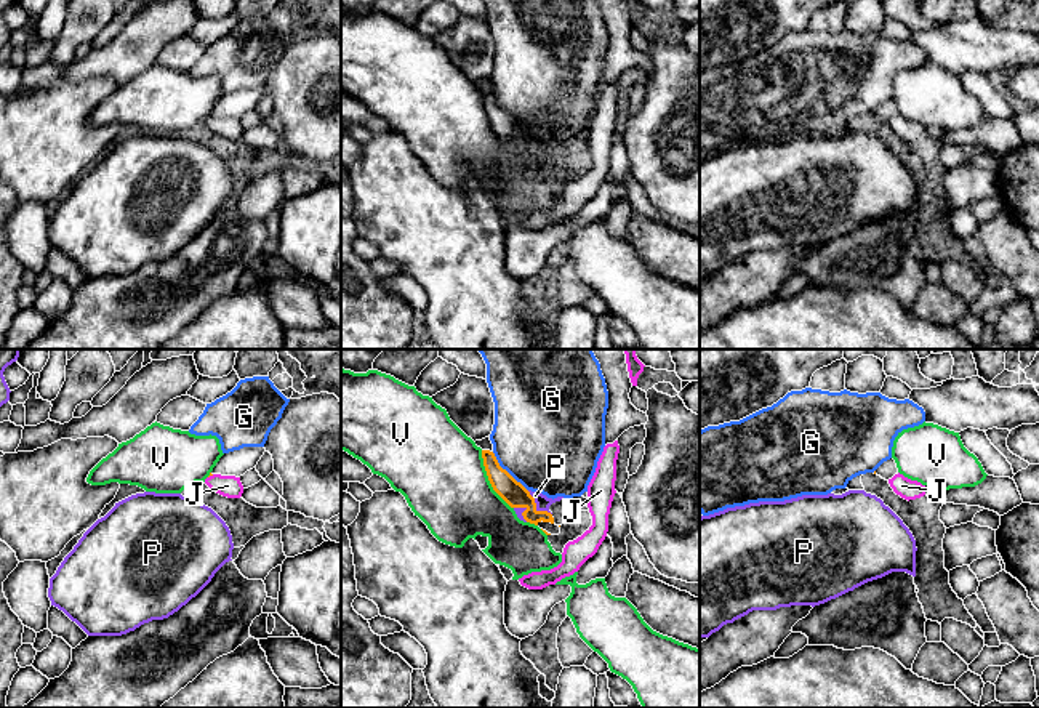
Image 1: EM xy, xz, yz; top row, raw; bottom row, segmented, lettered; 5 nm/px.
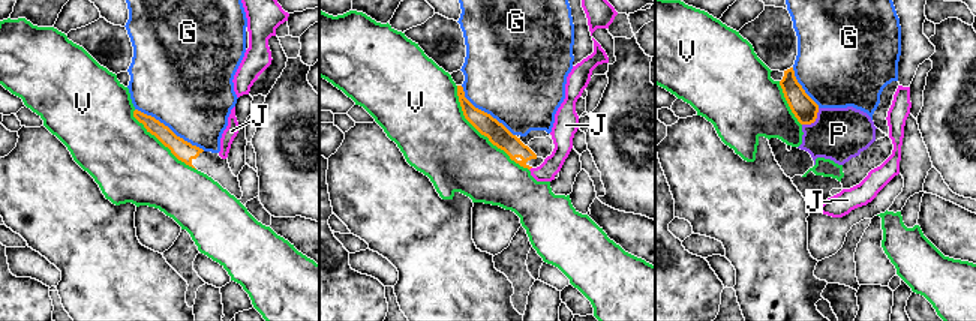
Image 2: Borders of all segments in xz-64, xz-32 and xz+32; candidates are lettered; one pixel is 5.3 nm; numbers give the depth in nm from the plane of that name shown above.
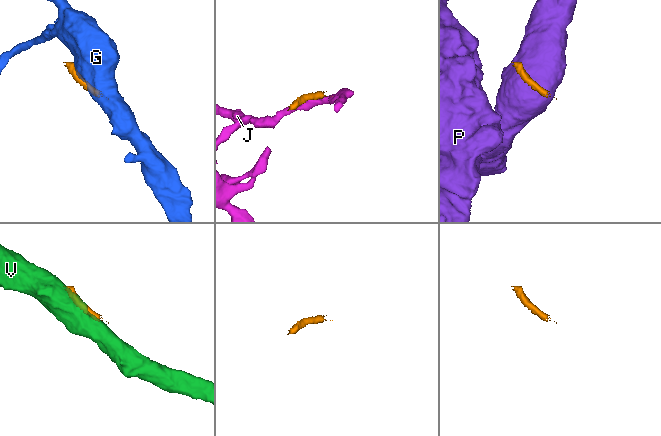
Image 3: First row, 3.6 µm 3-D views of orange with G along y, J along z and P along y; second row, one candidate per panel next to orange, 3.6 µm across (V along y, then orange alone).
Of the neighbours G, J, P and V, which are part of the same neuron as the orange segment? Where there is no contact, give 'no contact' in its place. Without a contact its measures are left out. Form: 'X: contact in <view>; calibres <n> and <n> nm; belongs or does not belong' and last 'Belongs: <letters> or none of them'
G: contact in xz; calibres 120 and 500 nm; does not belong
J: contact in xy; calibres 20 and 110 nm; does not belong
P: contact in xz; calibres 120 and 70 nm; does not belong
V: contact in xz; calibres 120 and 440 nm; does not belong
Belongs: none of them

